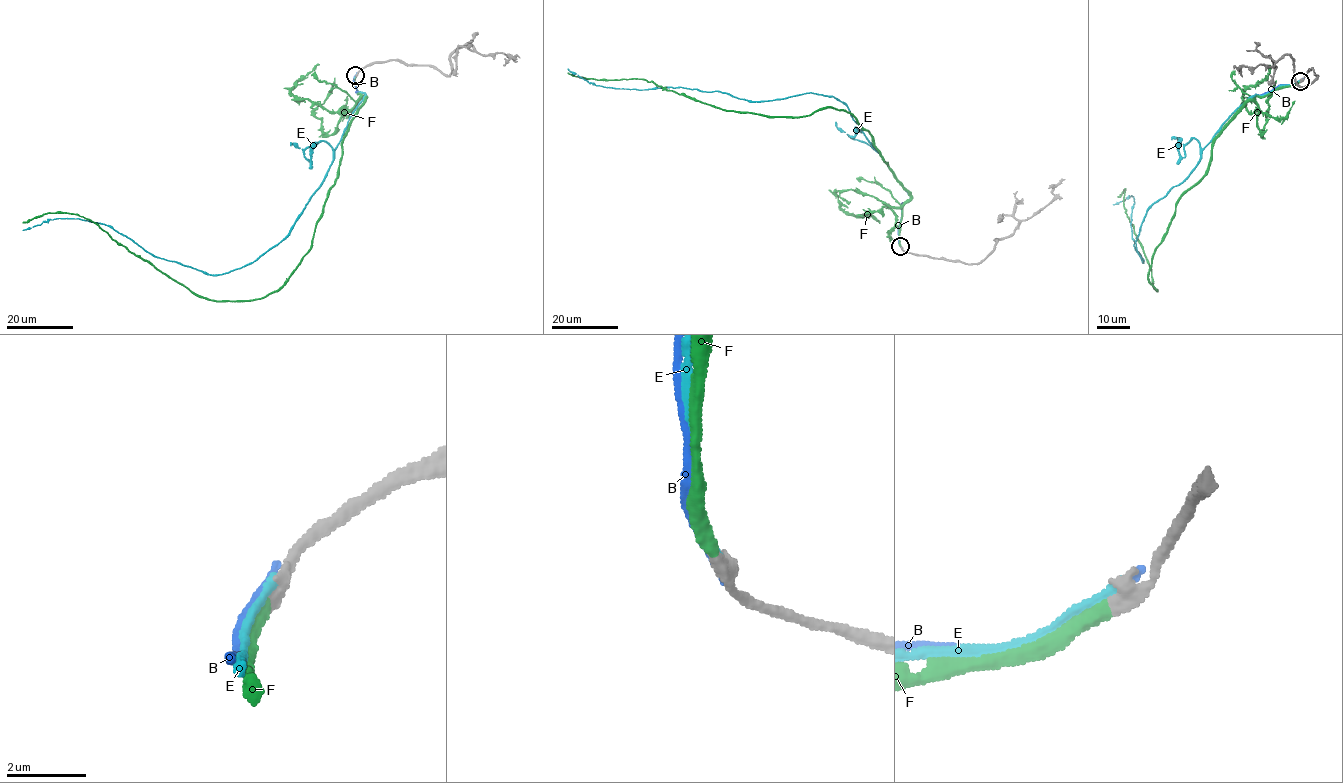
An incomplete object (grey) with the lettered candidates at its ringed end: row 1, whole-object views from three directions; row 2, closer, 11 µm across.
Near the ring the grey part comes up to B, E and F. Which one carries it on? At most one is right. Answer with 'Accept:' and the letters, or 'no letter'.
Accept: F

